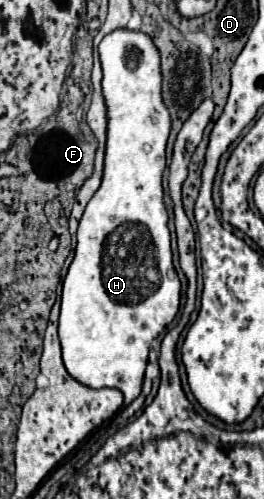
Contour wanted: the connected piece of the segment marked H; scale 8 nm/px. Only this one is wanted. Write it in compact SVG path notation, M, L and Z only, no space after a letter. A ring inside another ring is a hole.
M114 30L108 36L102 38L98 46L98 56L102 62L102 94L106 102L106 152L104 152L104 172L102 172L102 184L98 192L92 196L88 202L84 216L78 224L78 246L74 250L74 260L68 268L68 274L62 282L62 304L60 304L60 344L62 344L62 362L68 370L68 374L78 380L84 386L90 388L118 388L124 394L124 406L128 406L132 400L140 396L142 390L142 380L144 380L144 370L148 362L148 350L150 342L174 320L178 308L180 308L180 280L176 276L176 270L172 266L172 252L170 252L170 230L168 230L168 212L164 208L164 192L162 192L162 172L166 168L166 142L170 134L170 114L166 106L162 104L162 74L160 74L160 54L152 42L150 36L142 32L130 32L130 30Z

